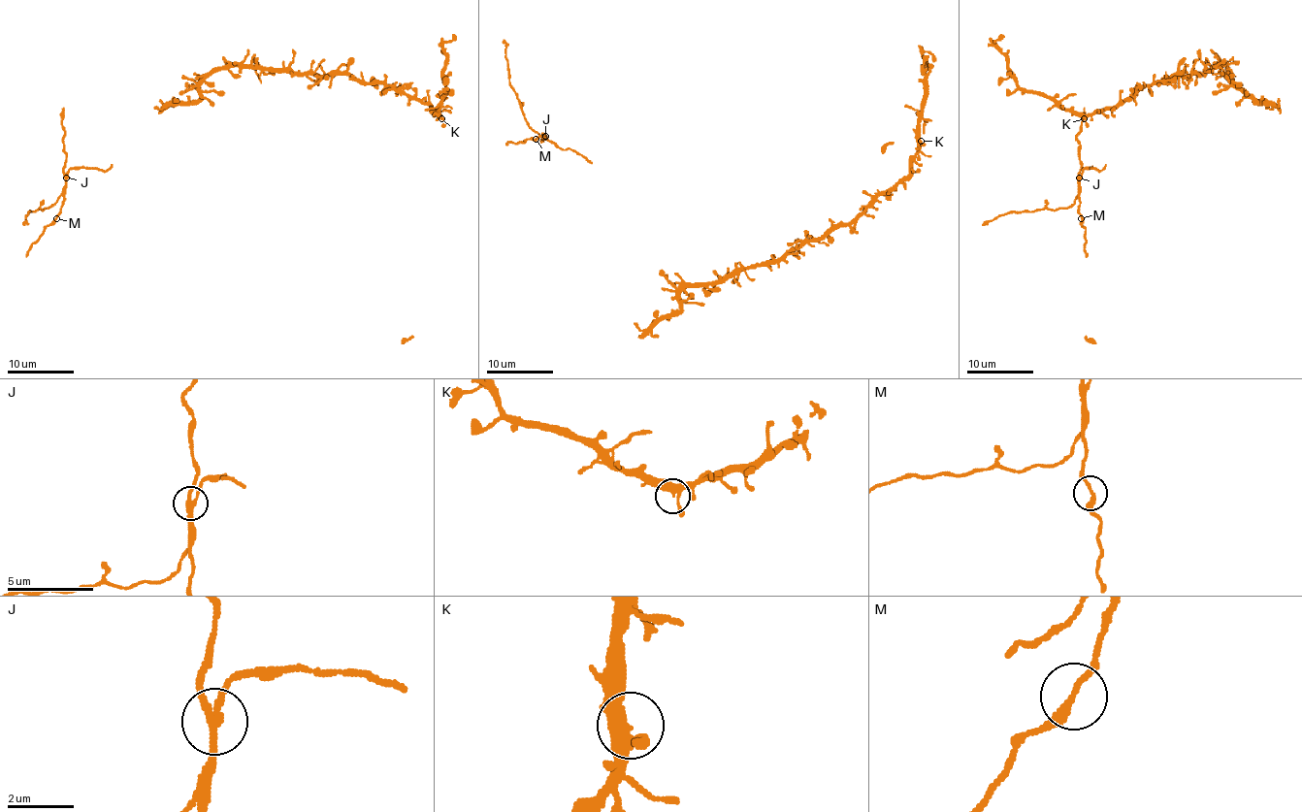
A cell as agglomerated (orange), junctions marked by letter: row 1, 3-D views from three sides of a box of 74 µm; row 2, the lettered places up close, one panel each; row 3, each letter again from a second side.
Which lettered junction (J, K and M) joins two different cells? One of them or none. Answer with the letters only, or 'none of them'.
J

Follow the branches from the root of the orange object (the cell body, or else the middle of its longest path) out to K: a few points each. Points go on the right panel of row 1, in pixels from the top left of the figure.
K: (1208, 71), (1191, 76), (1177, 74), (1168, 82), (1152, 82), (1135, 95), (1089, 113), (1084, 118)

